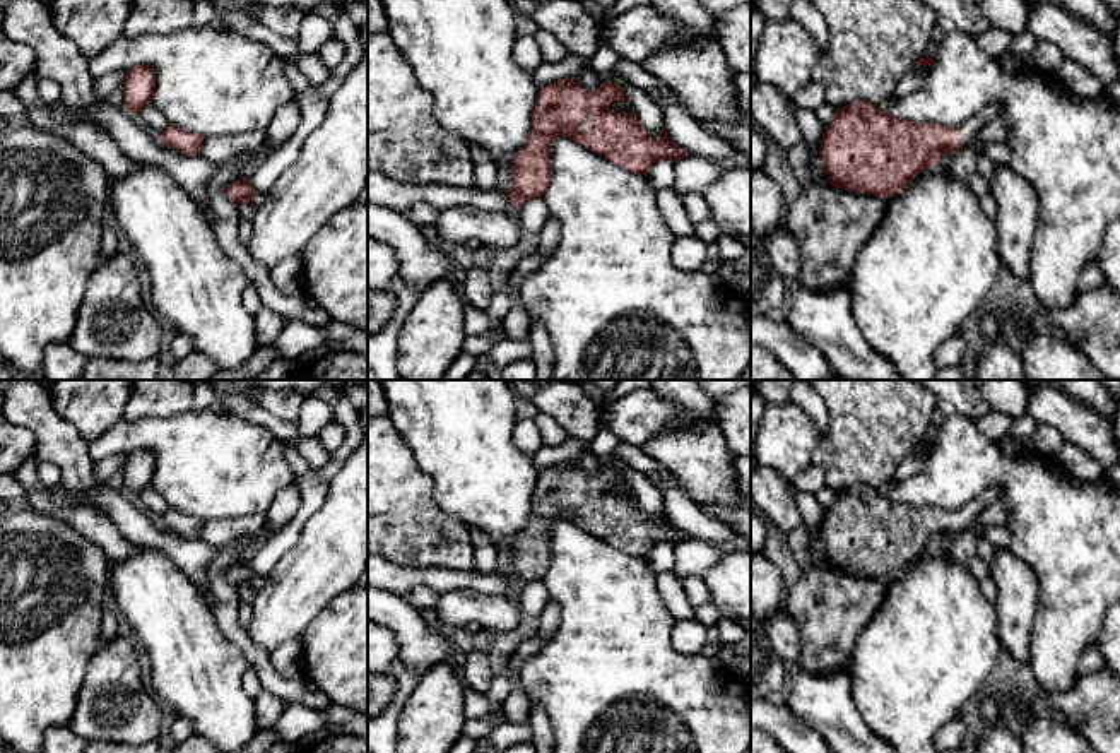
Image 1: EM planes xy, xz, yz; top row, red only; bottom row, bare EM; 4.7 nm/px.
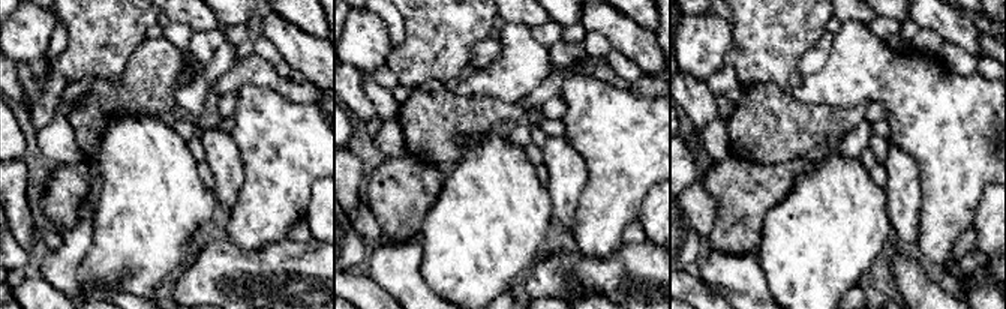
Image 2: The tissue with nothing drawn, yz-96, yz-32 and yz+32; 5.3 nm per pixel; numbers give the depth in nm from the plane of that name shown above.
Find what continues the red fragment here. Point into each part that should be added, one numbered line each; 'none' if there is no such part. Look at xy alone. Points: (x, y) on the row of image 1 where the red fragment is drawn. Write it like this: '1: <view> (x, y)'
none

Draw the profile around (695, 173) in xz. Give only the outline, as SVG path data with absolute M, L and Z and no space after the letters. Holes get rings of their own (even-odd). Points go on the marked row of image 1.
M737 151L725 161L710 161L703 156L689 154L675 163L672 188L684 195L703 193L715 180L734 168L751 169L751 157Z

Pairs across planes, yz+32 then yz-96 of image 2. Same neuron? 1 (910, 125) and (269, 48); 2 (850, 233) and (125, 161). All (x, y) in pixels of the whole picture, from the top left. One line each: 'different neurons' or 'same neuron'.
1: different neurons
2: same neuron

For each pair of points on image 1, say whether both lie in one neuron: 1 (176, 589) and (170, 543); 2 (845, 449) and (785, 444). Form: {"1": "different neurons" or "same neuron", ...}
{"1": "different neurons", "2": "different neurons"}

